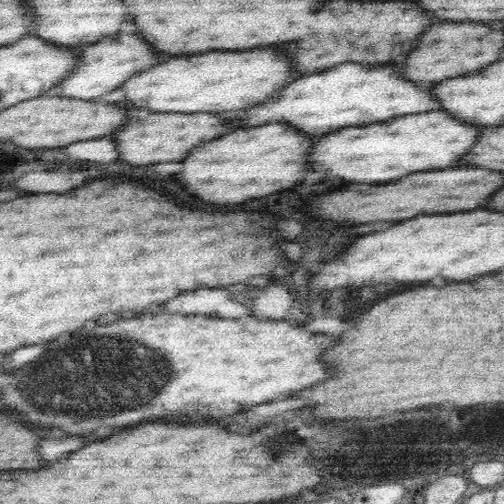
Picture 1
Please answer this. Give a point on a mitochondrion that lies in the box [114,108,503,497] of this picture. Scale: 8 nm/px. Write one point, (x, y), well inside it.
(286, 456)

